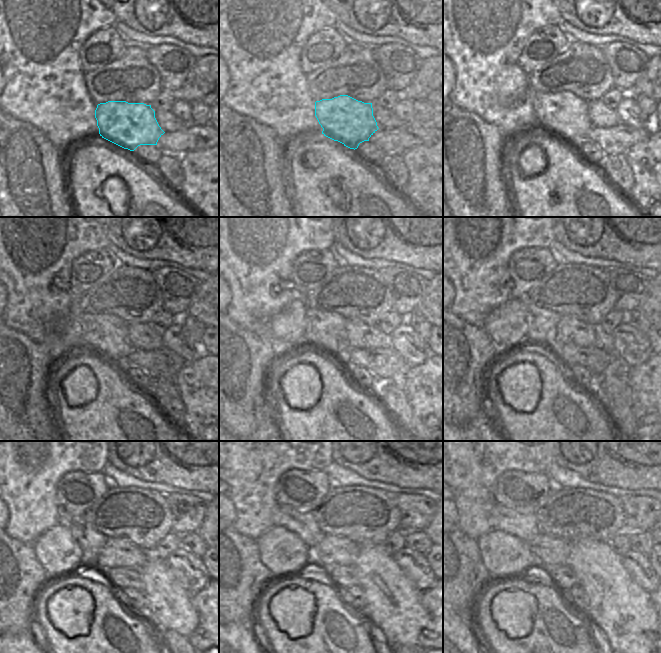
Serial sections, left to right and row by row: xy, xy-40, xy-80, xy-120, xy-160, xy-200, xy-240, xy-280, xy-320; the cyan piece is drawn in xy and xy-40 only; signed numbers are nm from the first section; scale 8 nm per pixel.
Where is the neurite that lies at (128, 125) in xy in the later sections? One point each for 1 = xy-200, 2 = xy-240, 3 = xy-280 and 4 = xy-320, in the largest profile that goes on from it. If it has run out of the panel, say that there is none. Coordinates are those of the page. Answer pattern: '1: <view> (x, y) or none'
1: xy-200 (541, 323)
2: xy-240 (91, 542)
3: xy-280 (303, 525)
4: xy-320 (524, 526)

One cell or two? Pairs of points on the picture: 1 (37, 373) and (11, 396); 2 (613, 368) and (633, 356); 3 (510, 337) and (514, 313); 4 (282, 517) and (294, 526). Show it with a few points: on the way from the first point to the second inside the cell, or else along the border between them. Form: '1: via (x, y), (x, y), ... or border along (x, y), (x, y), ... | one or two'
1: via (29, 370), (11, 388) | one
2: border along (616, 353), (628, 367) | two
3: via (510, 331), (510, 319) | one
4: via (285, 517), (291, 523) | one

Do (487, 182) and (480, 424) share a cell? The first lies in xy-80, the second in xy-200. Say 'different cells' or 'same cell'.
different cells

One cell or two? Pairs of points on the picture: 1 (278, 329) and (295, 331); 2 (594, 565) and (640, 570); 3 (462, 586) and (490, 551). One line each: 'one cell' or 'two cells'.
1: one cell
2: two cells
3: two cells

